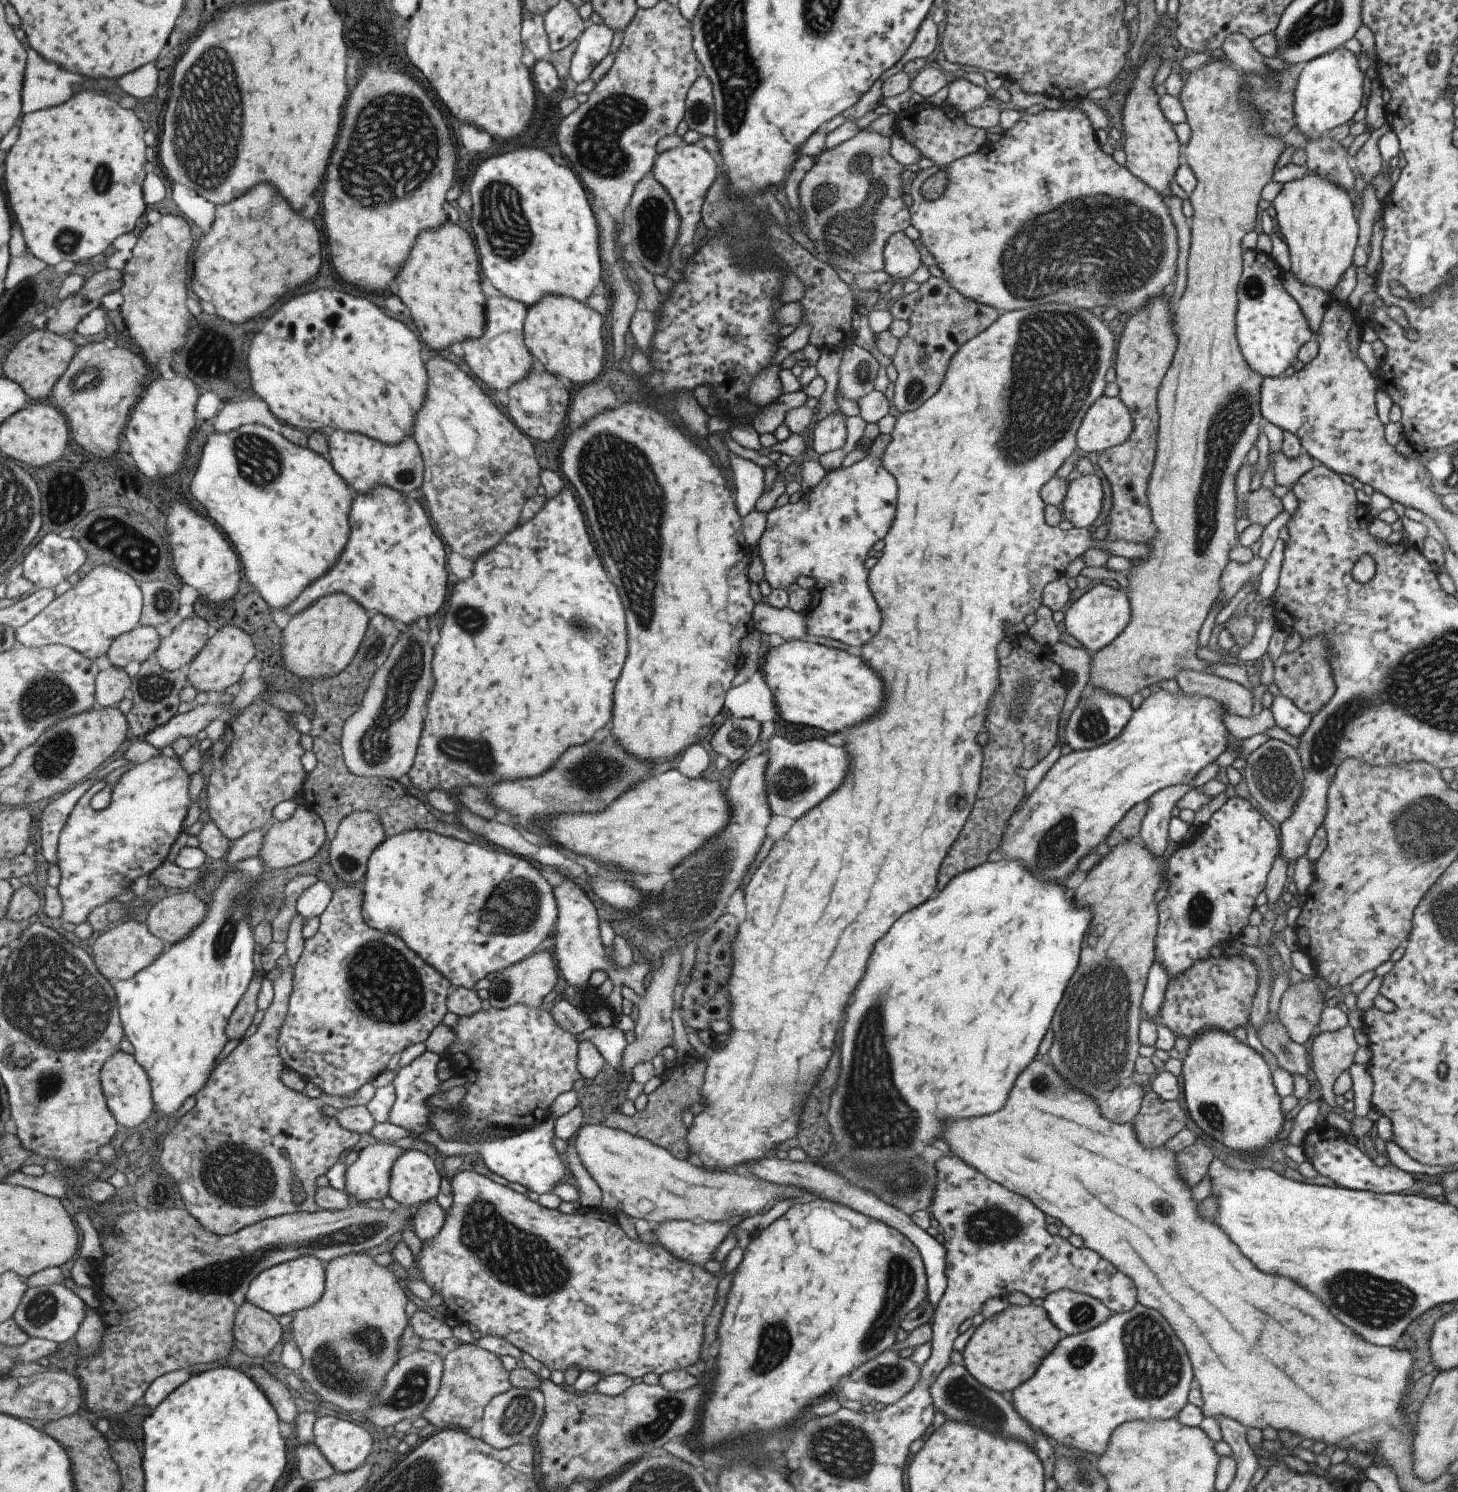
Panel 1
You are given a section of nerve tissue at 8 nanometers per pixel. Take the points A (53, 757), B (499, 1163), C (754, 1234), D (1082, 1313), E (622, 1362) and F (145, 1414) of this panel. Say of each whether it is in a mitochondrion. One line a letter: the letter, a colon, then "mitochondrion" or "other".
A: mitochondrion
B: other
C: other
D: mitochondrion
E: other
F: other

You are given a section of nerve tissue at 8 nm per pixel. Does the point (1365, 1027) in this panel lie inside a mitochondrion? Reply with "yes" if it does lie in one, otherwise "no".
no

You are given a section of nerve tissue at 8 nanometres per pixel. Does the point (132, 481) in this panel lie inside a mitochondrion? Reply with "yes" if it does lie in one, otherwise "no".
no

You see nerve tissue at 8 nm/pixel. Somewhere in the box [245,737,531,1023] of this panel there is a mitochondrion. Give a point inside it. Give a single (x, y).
(346, 864)

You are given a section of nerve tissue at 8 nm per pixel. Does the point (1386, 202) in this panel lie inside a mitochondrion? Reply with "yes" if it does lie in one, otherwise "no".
no

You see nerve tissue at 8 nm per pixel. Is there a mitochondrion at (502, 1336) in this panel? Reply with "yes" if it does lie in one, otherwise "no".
no

